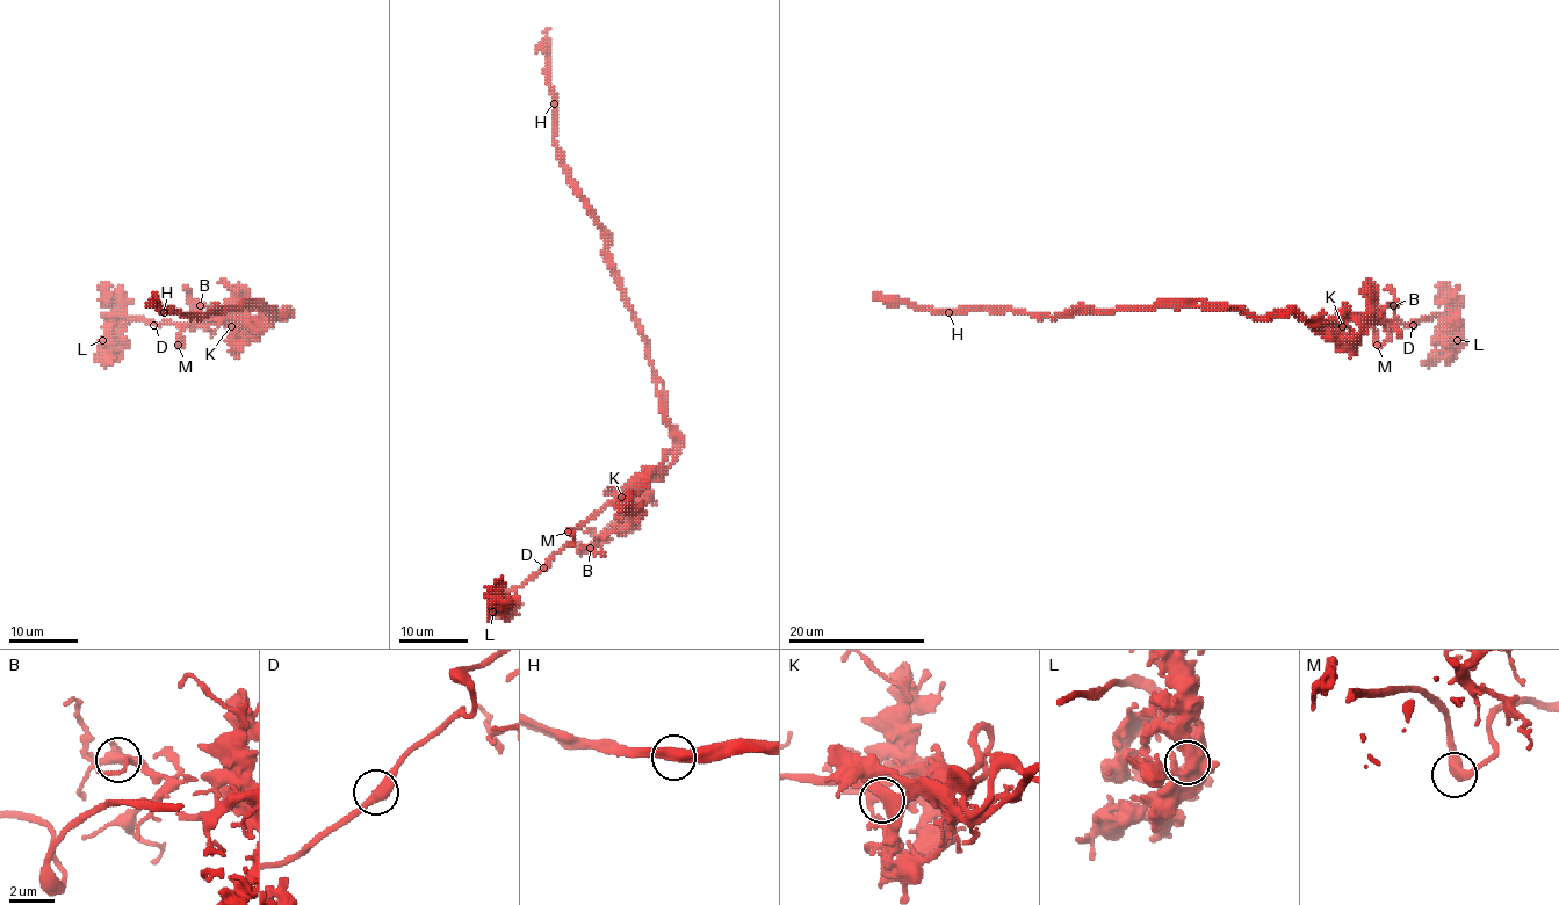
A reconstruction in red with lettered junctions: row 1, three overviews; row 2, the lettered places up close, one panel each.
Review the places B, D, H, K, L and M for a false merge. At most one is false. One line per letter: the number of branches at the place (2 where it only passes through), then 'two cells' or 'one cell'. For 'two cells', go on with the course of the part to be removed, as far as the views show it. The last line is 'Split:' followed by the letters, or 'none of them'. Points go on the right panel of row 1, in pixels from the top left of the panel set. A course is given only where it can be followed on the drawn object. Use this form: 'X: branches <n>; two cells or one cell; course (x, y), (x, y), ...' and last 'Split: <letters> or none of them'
B: branches 2; one cell
D: branches 2; one cell
H: branches 2; two cells; course (948, 312), (1017, 311), (1039, 318), (1236, 308), (1267, 319), (1319, 316), (1316, 330), (1348, 304)
K: branches 2; one cell
L: branches 2; one cell
M: branches 2; one cell
Split: H

